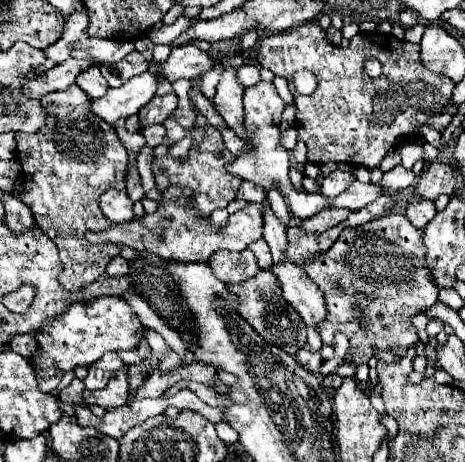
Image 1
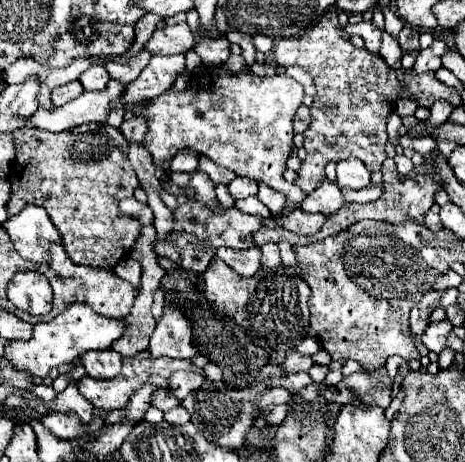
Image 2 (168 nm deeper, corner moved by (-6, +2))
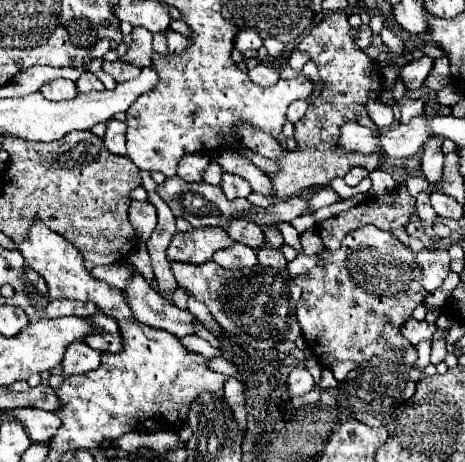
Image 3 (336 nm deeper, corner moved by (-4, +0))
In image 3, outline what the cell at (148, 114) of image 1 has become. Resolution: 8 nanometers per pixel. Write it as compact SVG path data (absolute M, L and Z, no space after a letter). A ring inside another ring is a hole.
M111 119L107 123L107 133L103 137L107 149L117 155L125 155L125 137L127 137L127 123Z

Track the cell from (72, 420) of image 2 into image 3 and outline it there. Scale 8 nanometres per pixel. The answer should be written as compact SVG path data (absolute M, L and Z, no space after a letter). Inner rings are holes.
M15 409L13 417L25 425L29 437L37 443L51 439L61 427L61 419L55 413L45 413L41 409Z

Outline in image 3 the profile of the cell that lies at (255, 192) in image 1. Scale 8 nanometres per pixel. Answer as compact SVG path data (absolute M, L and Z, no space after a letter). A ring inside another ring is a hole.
M223 173L223 181L221 181L221 189L225 193L227 199L237 199L237 197L247 197L251 193L251 187L245 179L231 175L231 173Z

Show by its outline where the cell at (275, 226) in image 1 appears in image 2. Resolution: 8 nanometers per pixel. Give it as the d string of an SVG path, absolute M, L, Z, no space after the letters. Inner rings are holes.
M259 183L259 191L257 197L269 207L271 215L283 215L285 213L285 195L267 187L265 183Z

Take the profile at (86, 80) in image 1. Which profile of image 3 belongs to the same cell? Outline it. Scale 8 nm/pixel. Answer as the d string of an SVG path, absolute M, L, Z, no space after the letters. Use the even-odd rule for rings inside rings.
M85 73L85 75L81 75L81 77L77 79L77 89L79 89L81 93L89 93L89 91L101 91L101 89L105 89L105 87L103 87L103 83L101 83L93 73Z

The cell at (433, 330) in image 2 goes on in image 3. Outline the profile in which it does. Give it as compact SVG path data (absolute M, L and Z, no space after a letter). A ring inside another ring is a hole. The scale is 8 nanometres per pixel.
M407 319L405 325L401 327L401 333L413 343L413 345L419 345L421 341L431 341L433 335L437 331L437 325L435 323L427 323L427 321L415 321L415 319Z

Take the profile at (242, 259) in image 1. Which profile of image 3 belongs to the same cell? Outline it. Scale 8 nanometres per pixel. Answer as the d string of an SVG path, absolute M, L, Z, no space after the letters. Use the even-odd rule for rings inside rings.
M233 243L225 251L217 251L213 255L213 261L221 265L223 269L245 269L245 267L255 267L257 265L257 255L253 249L241 243Z

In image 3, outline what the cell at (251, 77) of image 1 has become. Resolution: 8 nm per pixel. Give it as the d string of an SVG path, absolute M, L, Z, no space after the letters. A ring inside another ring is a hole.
M259 63L253 69L249 69L249 77L257 85L273 85L279 79L277 71L273 67L269 67L269 65L263 65L263 63Z

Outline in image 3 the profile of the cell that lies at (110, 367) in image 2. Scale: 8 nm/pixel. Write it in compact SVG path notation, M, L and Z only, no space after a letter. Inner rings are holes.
M87 343L69 345L69 349L65 353L65 361L61 363L63 375L71 377L77 373L87 373L87 371L97 369L101 365L101 355L103 355L101 351L91 349Z

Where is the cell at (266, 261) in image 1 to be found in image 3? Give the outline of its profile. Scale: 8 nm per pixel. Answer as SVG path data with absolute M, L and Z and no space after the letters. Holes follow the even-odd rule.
M259 249L257 257L259 257L259 265L263 267L285 267L287 265L287 259L277 249Z

